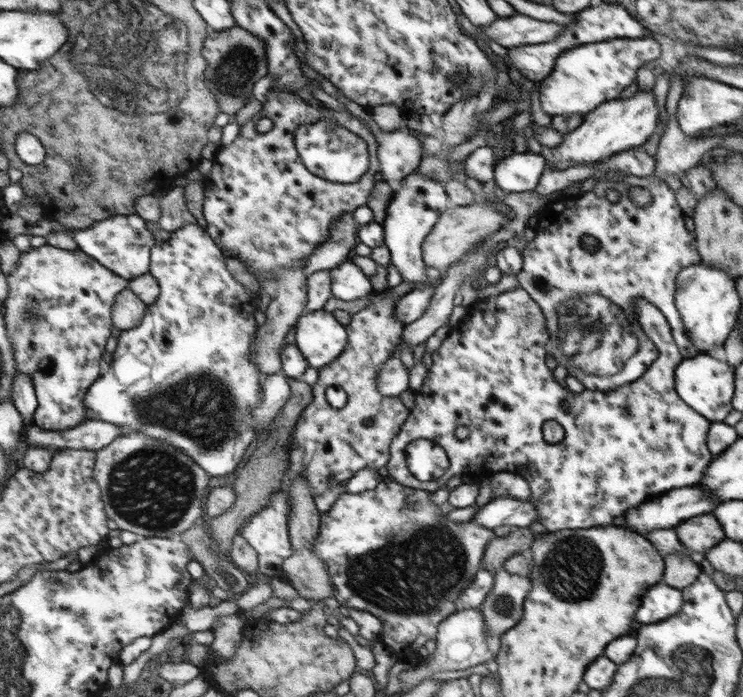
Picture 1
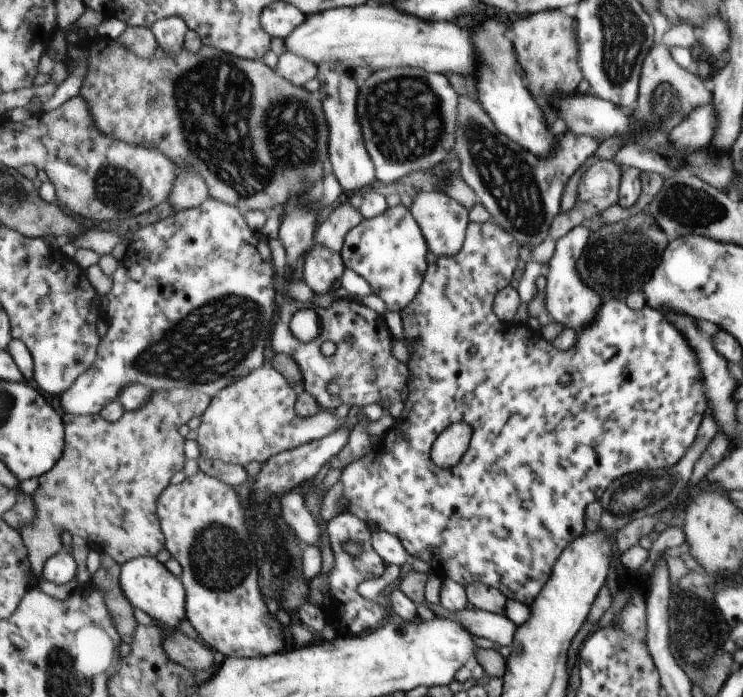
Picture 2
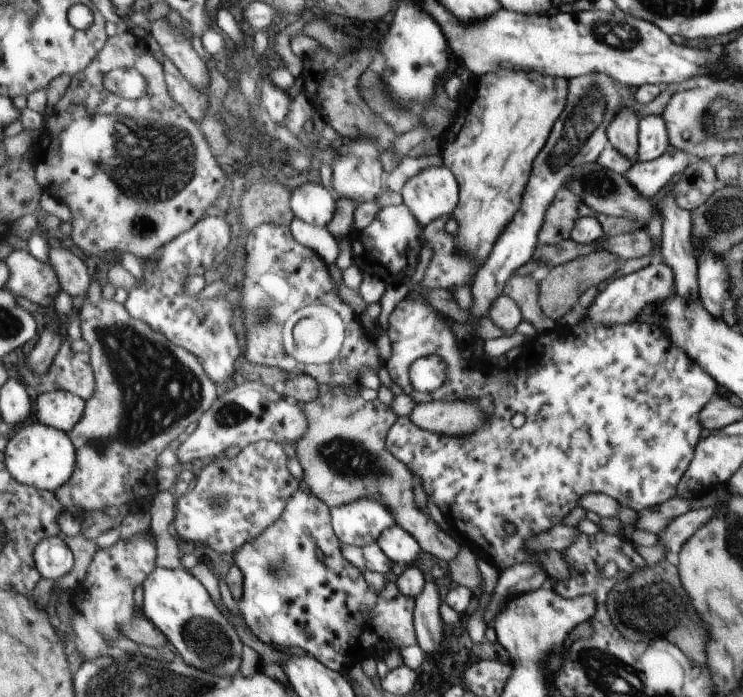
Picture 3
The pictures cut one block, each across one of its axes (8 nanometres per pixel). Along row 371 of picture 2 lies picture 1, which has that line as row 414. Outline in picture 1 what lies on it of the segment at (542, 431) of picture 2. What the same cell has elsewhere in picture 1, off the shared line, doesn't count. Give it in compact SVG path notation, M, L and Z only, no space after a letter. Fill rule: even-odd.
M520 286L467 306L467 318L451 327L446 340L431 352L432 366L422 388L414 392L414 408L393 440L392 454L385 466L389 479L402 486L433 493L444 487L452 476L470 473L487 476L505 470L528 481L529 499L539 511L537 521L553 533L608 526L614 518L628 512L628 508L660 498L677 488L692 487L705 478L705 472L714 459L708 445L712 422L690 408L677 392L676 372L684 357L680 355L670 325L660 310L642 298L634 300L634 308L629 314L634 313L634 324L642 324L646 335L660 336L662 342L659 357L638 380L608 394L586 390L572 394L552 378L552 372L546 366L544 344L548 340L548 330L540 307ZM563 400L570 402L570 409L562 409ZM547 420L556 420L563 426L565 435L562 441L550 444L544 440L542 426ZM458 426L470 430L467 438L456 437ZM422 438L441 446L449 458L446 473L436 480L418 480L407 467L406 446Z

